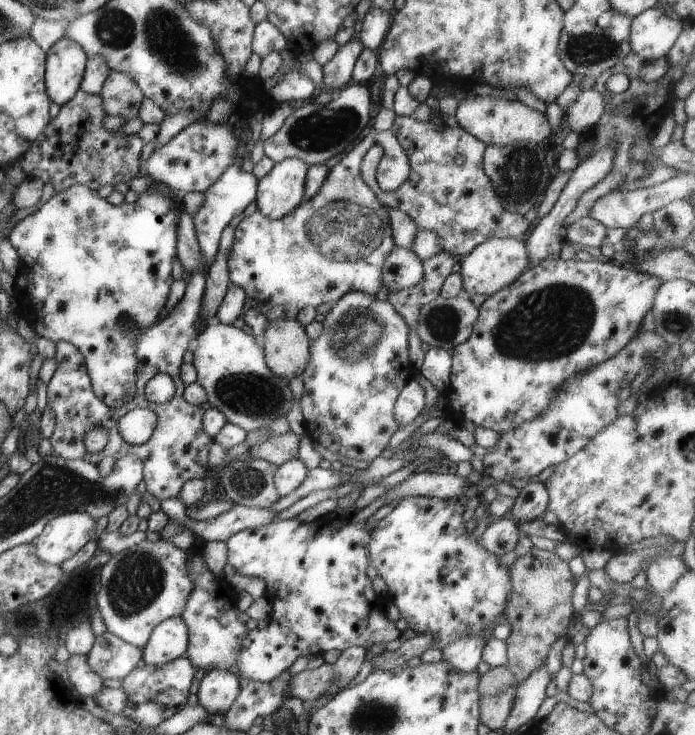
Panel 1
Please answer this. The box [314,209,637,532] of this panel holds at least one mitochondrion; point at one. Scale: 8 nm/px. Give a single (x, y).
(551, 322)

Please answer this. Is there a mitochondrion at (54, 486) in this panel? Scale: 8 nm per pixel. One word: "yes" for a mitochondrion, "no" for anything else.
yes

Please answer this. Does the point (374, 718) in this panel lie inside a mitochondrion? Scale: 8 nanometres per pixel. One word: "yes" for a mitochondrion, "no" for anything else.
yes

